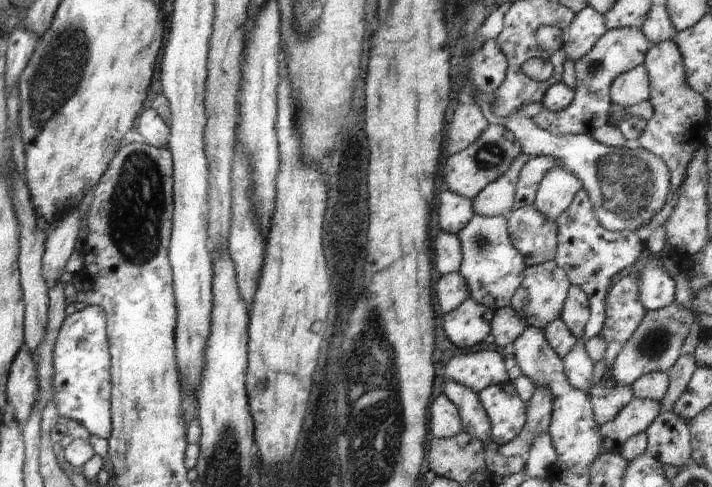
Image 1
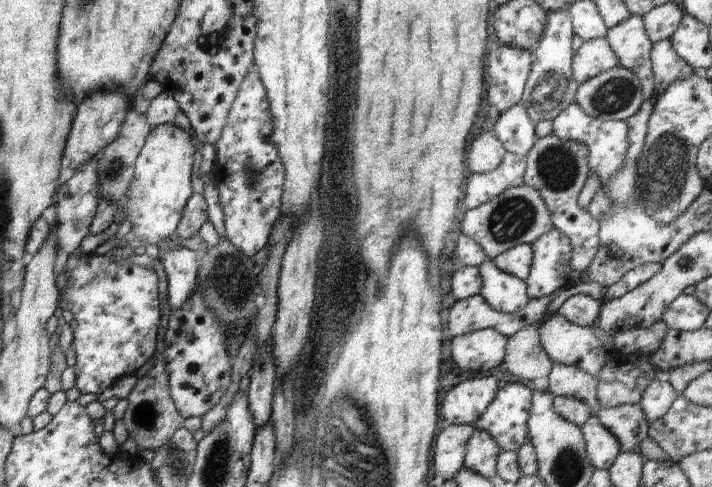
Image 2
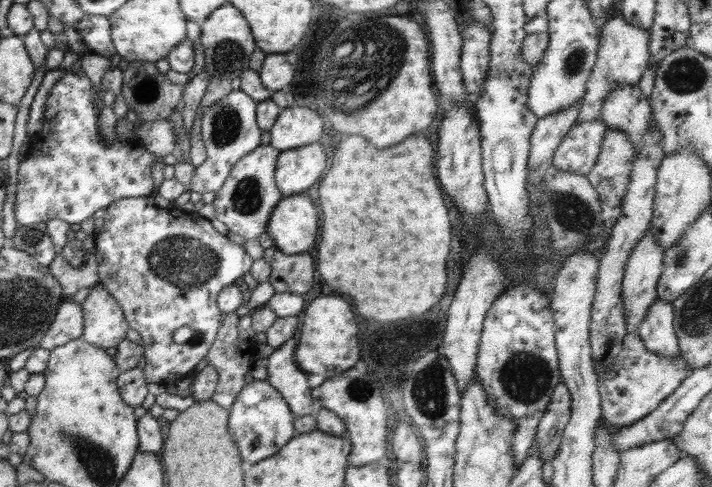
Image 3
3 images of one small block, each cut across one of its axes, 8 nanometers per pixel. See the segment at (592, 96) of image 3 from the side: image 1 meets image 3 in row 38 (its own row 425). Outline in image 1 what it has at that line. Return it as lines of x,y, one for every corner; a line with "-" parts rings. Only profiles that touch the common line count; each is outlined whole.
632,398
620,413
607,424
599,426
602,446
610,452
619,453
624,442
634,434
645,432
659,416
660,402
650,398

